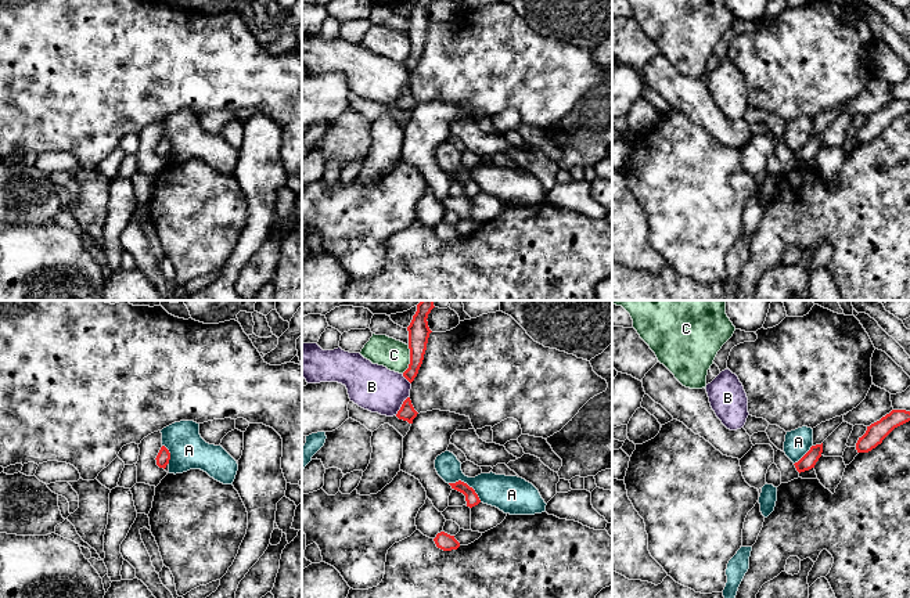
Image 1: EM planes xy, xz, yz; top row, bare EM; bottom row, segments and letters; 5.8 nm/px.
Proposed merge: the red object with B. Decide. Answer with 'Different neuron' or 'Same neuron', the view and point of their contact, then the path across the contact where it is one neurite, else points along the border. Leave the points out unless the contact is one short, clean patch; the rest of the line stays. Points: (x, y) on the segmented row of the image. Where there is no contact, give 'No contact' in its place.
Different neuron. Touches red at xz (402, 406). Boundary: xz (409, 396), (395, 414)

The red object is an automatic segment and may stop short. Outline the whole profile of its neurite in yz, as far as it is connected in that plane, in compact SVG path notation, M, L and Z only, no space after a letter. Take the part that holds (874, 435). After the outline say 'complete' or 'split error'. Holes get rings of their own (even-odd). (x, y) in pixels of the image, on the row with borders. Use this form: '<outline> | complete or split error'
M892 410L880 421L867 426L866 433L856 443L857 453L868 453L875 448L882 440L898 426L910 421L910 411Z | complete

